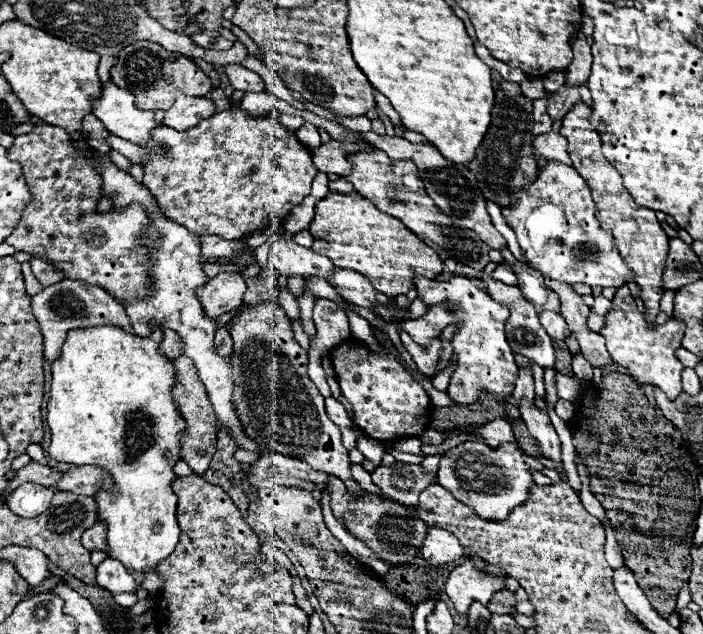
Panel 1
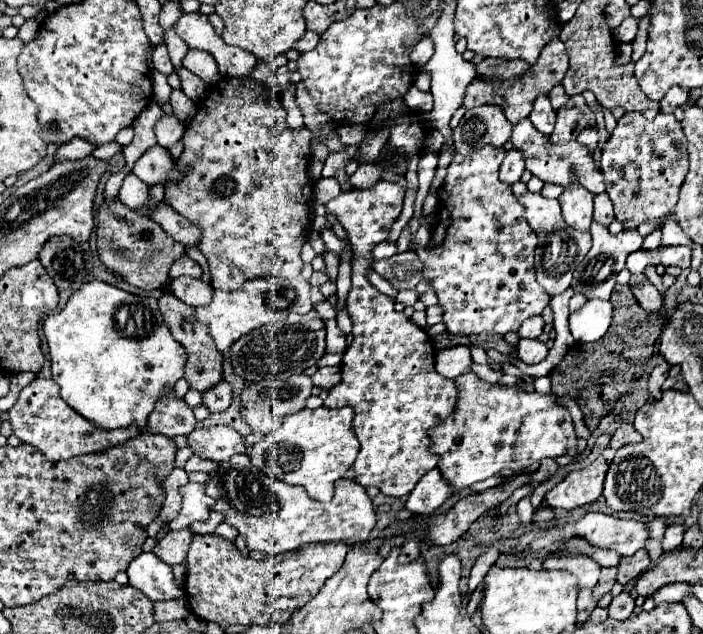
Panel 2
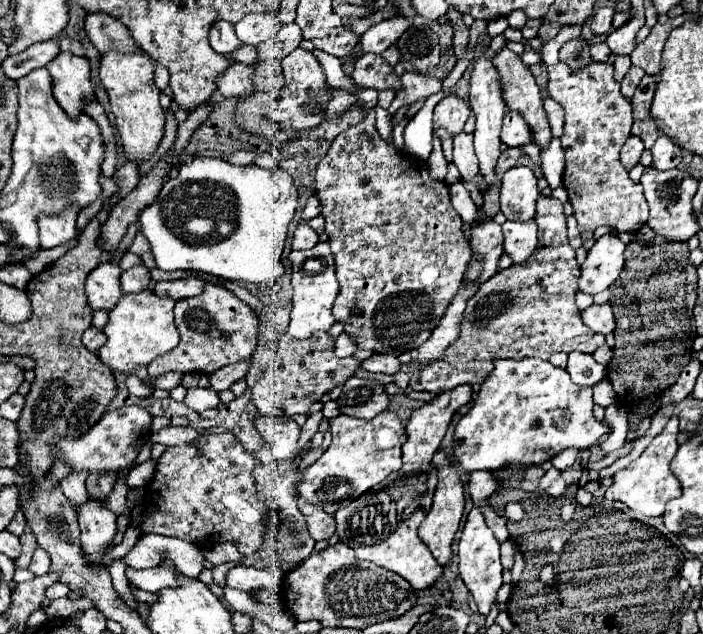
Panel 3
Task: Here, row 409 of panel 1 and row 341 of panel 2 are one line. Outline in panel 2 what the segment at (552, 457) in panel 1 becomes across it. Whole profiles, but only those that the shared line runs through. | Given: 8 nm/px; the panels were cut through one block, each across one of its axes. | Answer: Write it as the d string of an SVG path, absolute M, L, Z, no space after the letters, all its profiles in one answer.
M528 338L520 340L520 344L518 344L516 350L518 350L518 358L522 362L526 362L526 364L538 364L548 354L546 344L542 344L540 340L528 340Z

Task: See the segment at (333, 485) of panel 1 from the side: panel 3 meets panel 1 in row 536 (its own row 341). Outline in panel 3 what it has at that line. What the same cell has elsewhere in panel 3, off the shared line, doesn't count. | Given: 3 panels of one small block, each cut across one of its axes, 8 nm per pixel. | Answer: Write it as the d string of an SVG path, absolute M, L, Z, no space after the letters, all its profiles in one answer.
M370 112L360 124L342 132L340 136L336 136L336 140L332 142L332 148L328 150L328 154L322 158L322 162L316 168L316 196L322 200L322 216L326 218L326 232L330 236L328 242L330 242L332 254L336 258L336 276L340 282L340 294L338 294L334 308L332 308L334 318L346 324L344 332L348 336L352 336L352 340L358 344L358 348L370 348L378 354L382 352L382 354L398 356L402 352L414 350L420 344L424 344L424 340L428 340L428 336L432 334L432 328L438 324L440 316L444 316L444 308L448 308L452 296L458 292L464 270L470 262L470 244L462 234L462 218L452 208L448 184L444 184L440 180L432 180L428 174L428 164L424 160L414 158L414 156L406 156L404 152L386 144L376 130L374 118L376 118L376 114Z

